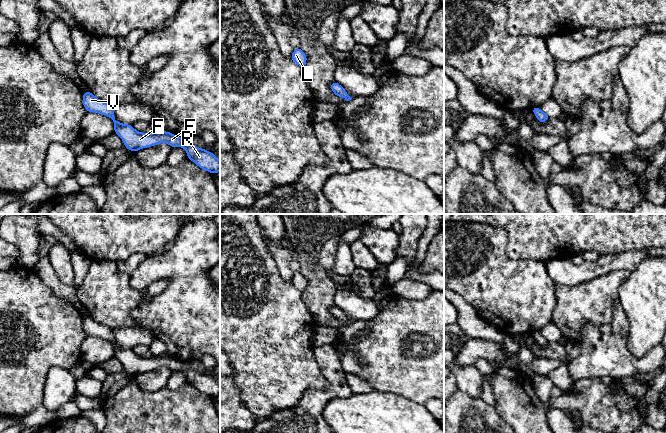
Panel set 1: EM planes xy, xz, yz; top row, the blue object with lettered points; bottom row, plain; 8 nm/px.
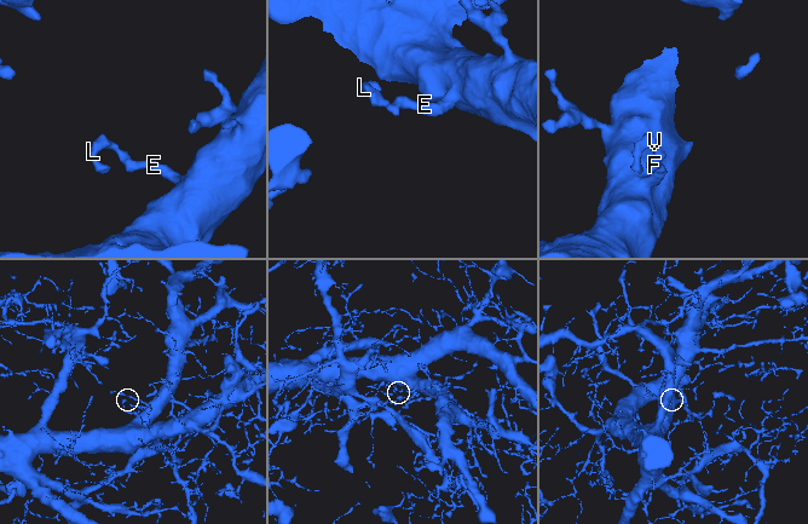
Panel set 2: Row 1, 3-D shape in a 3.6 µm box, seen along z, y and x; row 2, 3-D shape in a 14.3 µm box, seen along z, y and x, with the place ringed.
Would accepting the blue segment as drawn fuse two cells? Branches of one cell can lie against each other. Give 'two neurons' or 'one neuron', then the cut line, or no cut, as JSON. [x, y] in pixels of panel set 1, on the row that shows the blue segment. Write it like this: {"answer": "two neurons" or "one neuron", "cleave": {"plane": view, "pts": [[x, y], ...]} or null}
{"answer": "one neuron", "cleave": null}

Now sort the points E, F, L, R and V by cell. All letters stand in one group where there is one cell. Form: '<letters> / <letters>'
E F L R V

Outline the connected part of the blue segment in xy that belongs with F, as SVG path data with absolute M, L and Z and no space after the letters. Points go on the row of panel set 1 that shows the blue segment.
M90 91L83 92L83 106L87 112L95 112L109 117L114 123L114 132L123 140L124 147L132 152L166 142L171 148L184 147L187 158L201 169L215 175L220 171L220 160L205 148L194 146L187 138L180 138L168 131L141 133L130 124L119 123L113 112L113 106L96 98Z

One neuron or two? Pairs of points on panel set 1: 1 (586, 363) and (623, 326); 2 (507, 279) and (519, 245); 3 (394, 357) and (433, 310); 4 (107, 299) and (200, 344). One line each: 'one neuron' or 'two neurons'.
1: two neurons
2: two neurons
3: one neuron
4: two neurons

